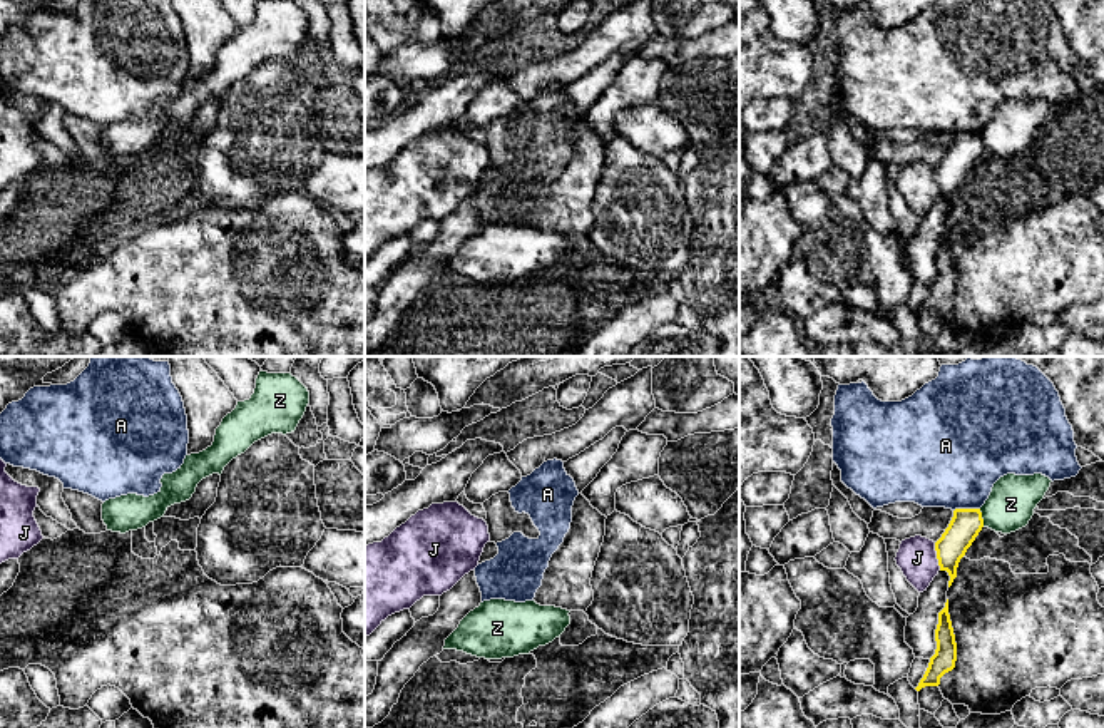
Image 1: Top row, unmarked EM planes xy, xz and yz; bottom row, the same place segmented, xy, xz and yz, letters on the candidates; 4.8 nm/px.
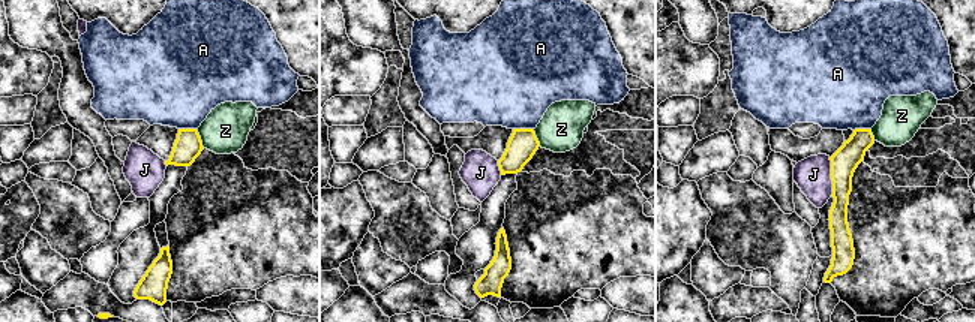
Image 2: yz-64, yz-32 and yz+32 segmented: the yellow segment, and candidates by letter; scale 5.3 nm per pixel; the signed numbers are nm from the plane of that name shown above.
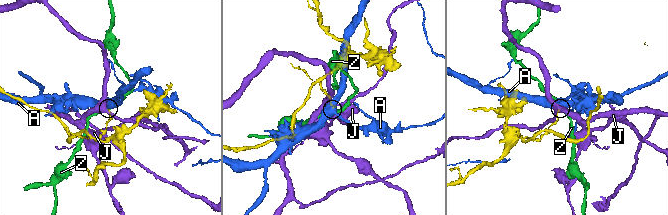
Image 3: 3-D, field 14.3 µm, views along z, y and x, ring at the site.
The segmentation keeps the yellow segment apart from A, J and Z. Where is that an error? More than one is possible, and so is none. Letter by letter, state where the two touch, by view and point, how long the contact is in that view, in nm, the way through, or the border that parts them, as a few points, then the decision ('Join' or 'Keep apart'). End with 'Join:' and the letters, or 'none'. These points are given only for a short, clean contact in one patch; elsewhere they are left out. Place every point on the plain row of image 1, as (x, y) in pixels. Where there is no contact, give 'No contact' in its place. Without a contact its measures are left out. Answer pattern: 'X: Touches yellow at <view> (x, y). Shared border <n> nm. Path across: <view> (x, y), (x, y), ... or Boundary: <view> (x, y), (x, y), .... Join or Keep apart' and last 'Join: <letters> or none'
A: Touches yellow at yz (966, 134). Shared border 130 nm. Keep apart
J: Touches yellow at yz (937, 181). Shared border 140 nm. Boundary: yz (934, 168), (940, 194). Keep apart
Z: Touches yellow at yz (981, 143). Shared border 90 nm. Boundary: yz (979, 134), (984, 151). Keep apart
Join: none

